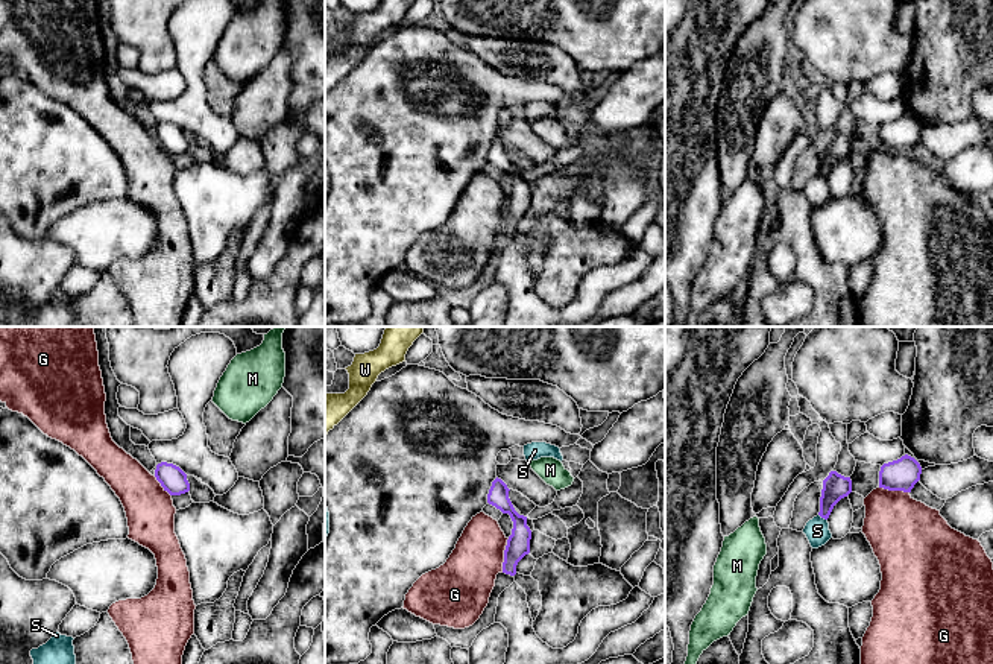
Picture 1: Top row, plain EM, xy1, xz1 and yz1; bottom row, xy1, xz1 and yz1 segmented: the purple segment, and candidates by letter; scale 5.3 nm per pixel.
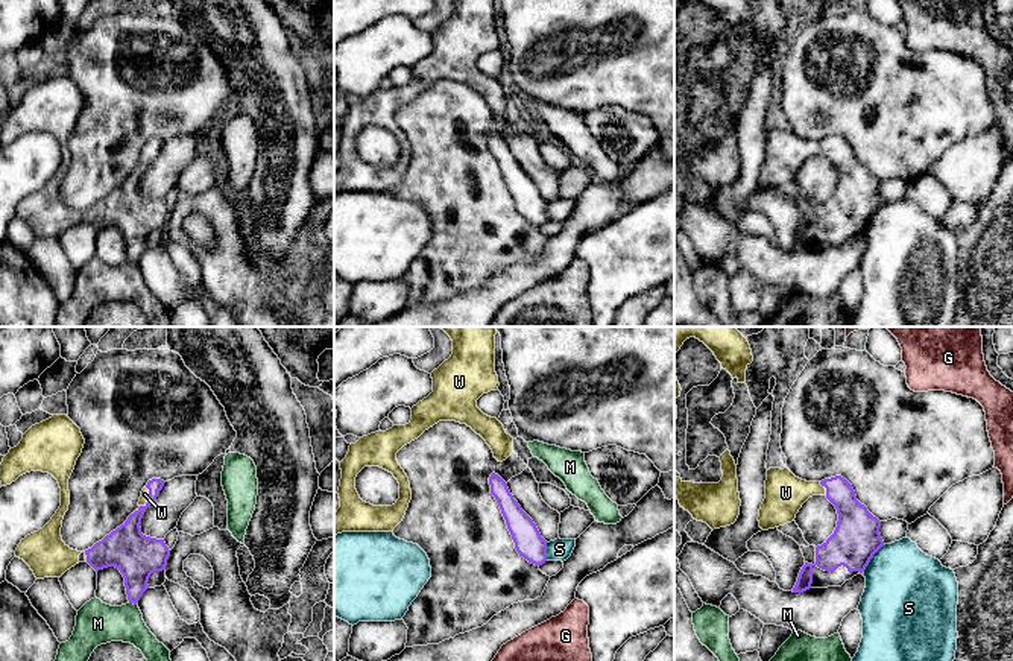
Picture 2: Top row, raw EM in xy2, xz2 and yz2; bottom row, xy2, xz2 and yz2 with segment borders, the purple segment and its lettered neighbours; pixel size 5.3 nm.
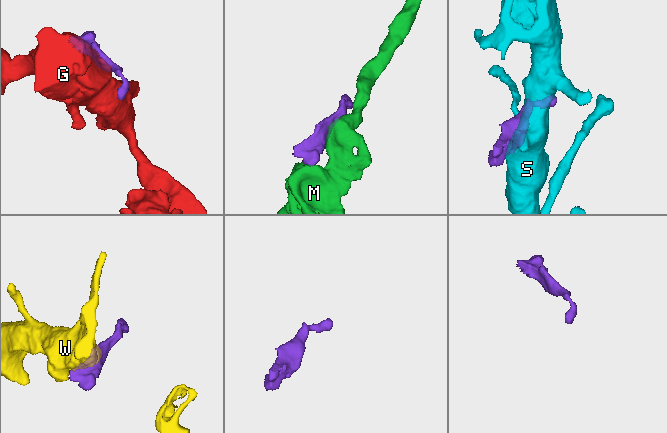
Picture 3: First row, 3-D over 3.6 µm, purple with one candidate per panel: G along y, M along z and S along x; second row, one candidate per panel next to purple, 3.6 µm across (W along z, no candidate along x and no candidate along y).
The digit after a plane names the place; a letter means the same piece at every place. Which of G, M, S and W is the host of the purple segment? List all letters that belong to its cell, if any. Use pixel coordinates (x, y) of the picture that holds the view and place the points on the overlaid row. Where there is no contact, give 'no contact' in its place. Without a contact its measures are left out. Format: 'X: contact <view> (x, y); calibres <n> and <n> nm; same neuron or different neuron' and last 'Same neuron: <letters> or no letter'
G: contact xz1 (504, 555); calibres 130 and 300 nm; different neuron
M: contact xy2 (132, 602); calibres 240 and 220 nm; different neuron
S: contact yz2 (872, 556); calibres 240 and 440 nm; different neuron
W: contact xy2 (149, 497); calibres 160 and 50 nm; same neuron
Same neuron: W

